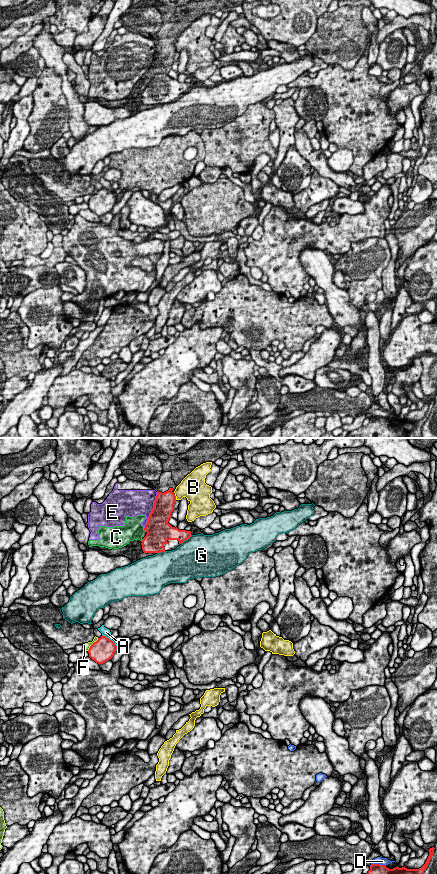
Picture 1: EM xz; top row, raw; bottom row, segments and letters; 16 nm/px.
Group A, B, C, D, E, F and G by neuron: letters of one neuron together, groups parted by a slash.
A / B / C E / D / F / G

